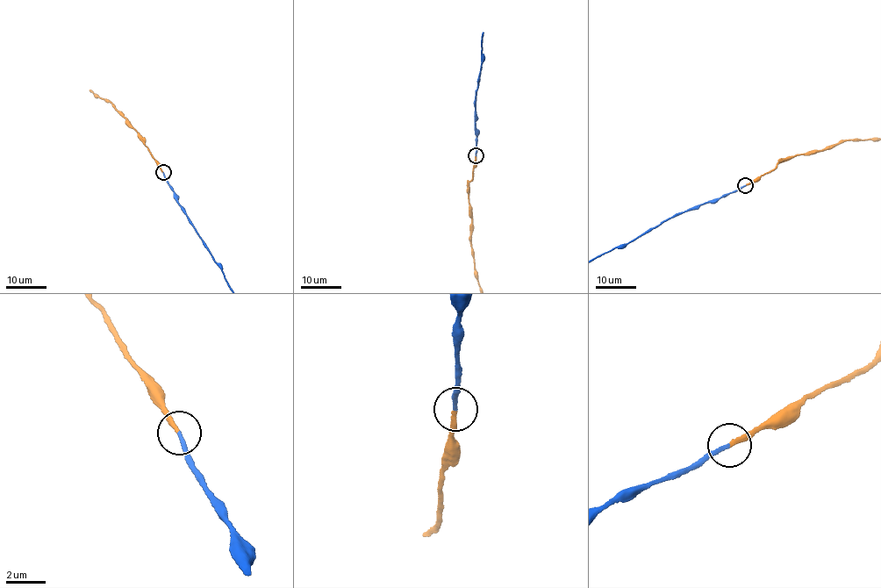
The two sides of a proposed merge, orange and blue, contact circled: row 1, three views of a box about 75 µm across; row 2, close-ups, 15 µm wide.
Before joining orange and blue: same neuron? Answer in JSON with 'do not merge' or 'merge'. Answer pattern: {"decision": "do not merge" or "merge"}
{"decision": "merge"}

